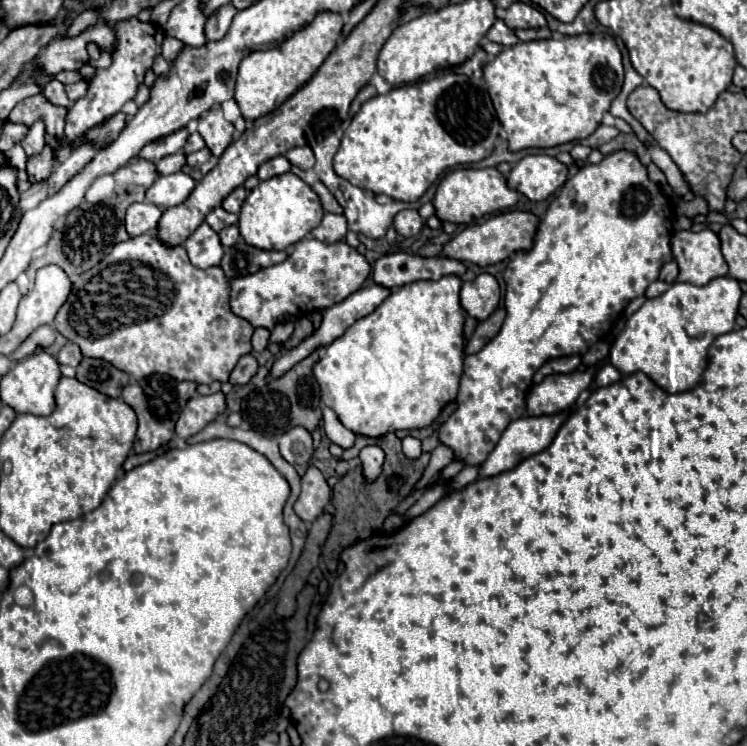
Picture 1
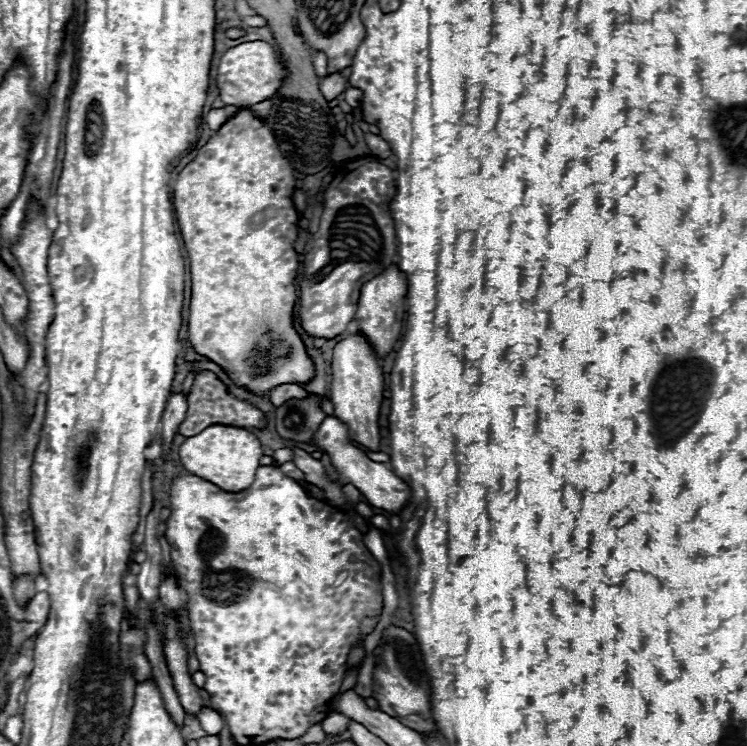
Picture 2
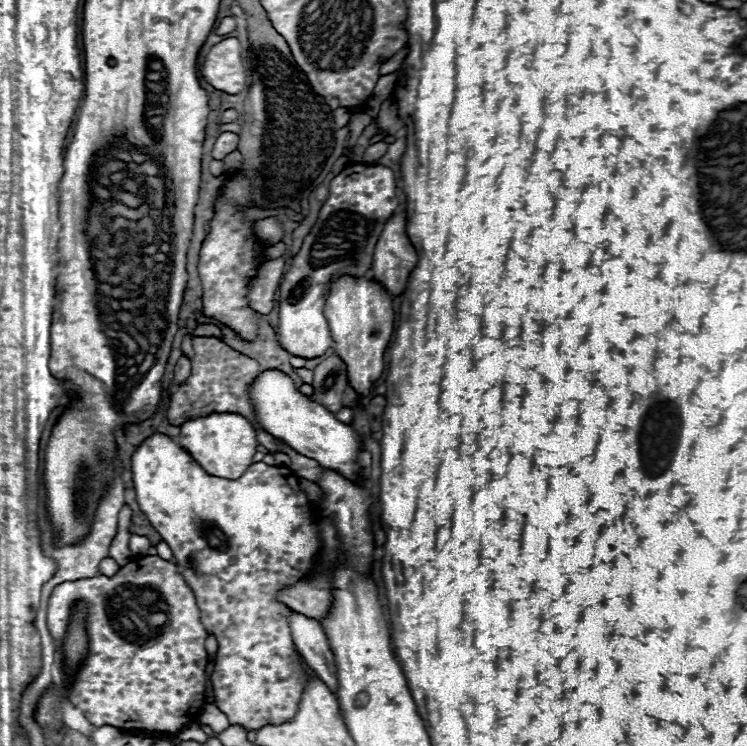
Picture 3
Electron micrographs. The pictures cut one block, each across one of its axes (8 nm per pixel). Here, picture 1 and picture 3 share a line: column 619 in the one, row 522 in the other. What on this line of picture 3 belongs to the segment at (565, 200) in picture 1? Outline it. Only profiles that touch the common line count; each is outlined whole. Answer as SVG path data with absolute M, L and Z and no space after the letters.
M154 434L134 452L132 478L140 510L170 546L180 574L196 596L206 632L218 640L216 666L210 676L216 706L228 716L230 724L246 730L290 722L298 712L308 666L290 636L290 608L278 602L276 596L282 588L306 578L322 548L316 524L318 510L300 490L296 476L292 476L290 468L268 466L264 462L250 464L236 480L210 476L184 448L164 434Z

